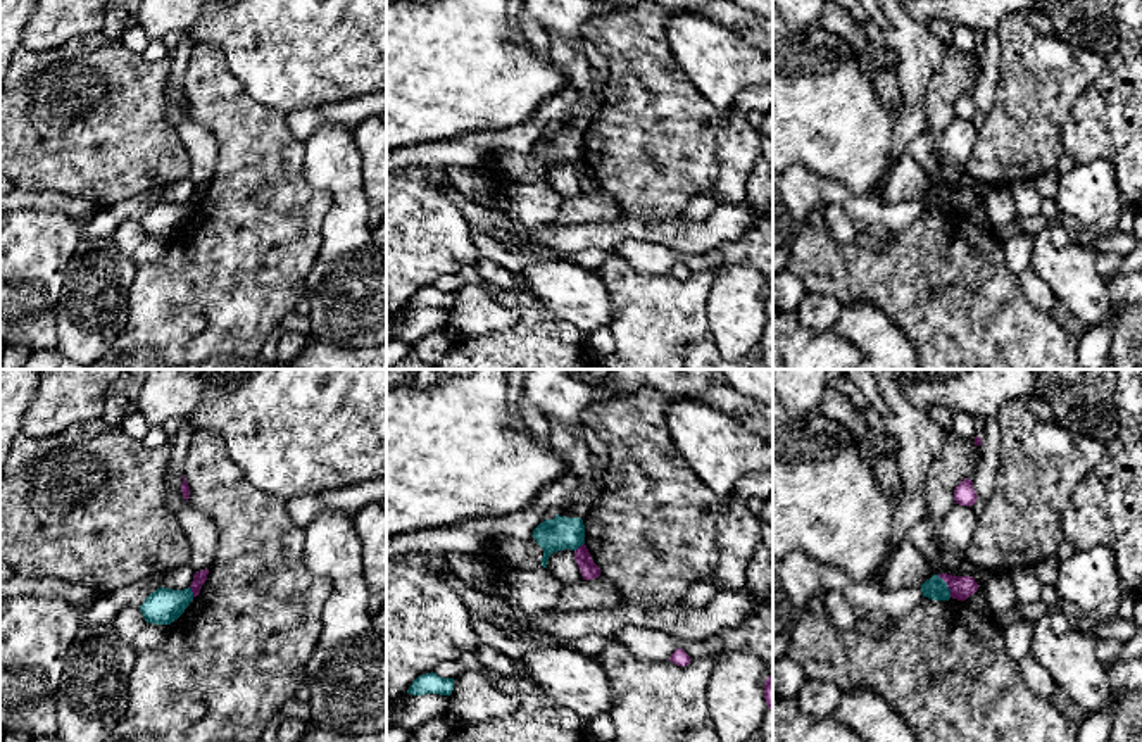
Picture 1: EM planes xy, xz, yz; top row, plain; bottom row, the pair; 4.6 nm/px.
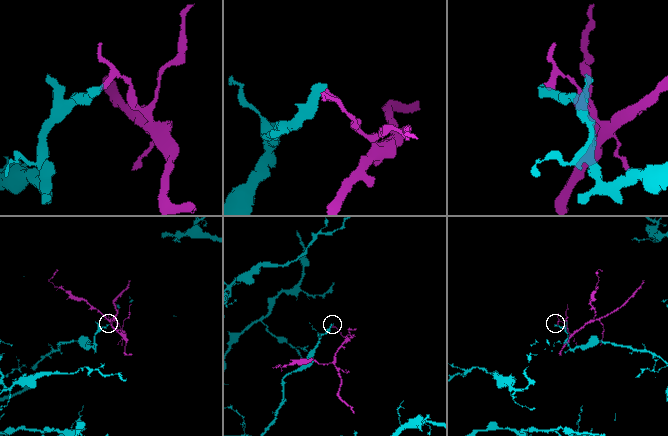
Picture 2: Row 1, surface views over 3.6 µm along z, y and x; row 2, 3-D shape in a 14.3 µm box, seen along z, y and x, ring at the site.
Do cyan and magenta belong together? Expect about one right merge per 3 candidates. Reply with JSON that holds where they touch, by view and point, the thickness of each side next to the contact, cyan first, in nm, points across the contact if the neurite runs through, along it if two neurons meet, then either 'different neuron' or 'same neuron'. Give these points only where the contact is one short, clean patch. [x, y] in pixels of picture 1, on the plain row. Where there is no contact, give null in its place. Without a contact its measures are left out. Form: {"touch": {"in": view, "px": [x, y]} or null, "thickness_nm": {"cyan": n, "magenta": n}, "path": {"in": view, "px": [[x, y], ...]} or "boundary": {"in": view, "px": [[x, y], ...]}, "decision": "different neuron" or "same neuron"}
{"touch": {"in": "yz", "px": [946, 199]}, "thickness_nm": {"cyan": 110, "magenta": 110}, "boundary": {"in": "yz", "px": [[937, 188], [951, 209]]}, "decision": "different neuron"}

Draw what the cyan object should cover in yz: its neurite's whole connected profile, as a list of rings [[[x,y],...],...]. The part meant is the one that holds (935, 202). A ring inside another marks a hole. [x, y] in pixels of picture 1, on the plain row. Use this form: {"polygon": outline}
{"polygon": [[[933,188],[930,193],[926,193],[921,198],[921,205],[923,205],[923,211],[928,211],[932,214],[949,214],[951,212],[951,204],[938,188]]]}

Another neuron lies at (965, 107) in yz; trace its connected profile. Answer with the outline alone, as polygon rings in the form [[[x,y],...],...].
[[[964,91],[954,104],[954,114],[959,119],[973,119],[976,116],[976,105],[973,102],[973,95]]]

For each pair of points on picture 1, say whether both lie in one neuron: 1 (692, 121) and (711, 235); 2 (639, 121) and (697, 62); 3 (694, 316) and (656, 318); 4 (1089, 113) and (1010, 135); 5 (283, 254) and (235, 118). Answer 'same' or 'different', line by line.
1: different
2: different
3: same
4: different
5: same

